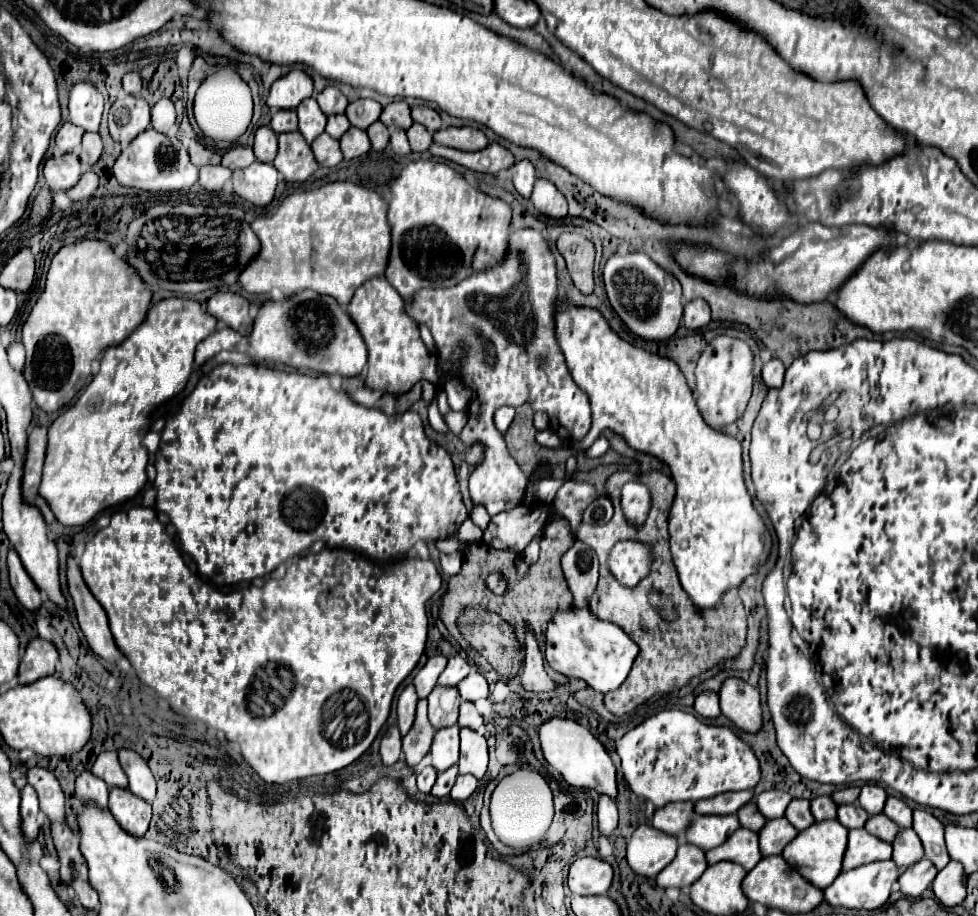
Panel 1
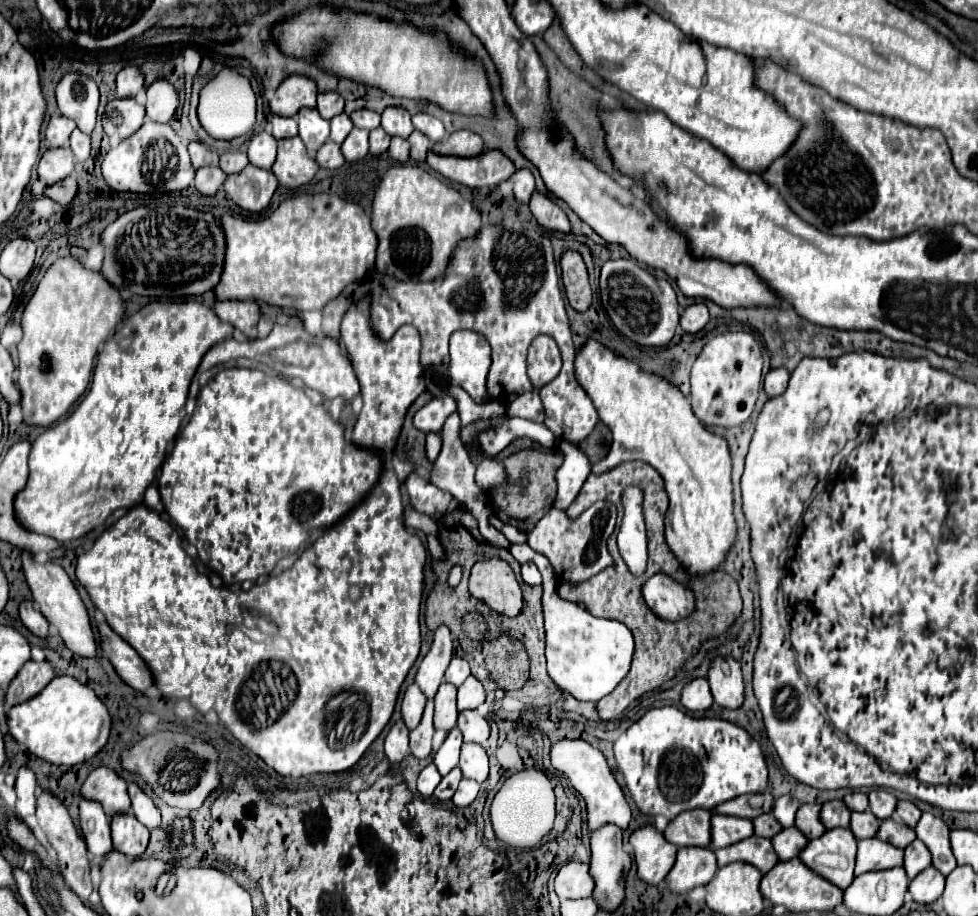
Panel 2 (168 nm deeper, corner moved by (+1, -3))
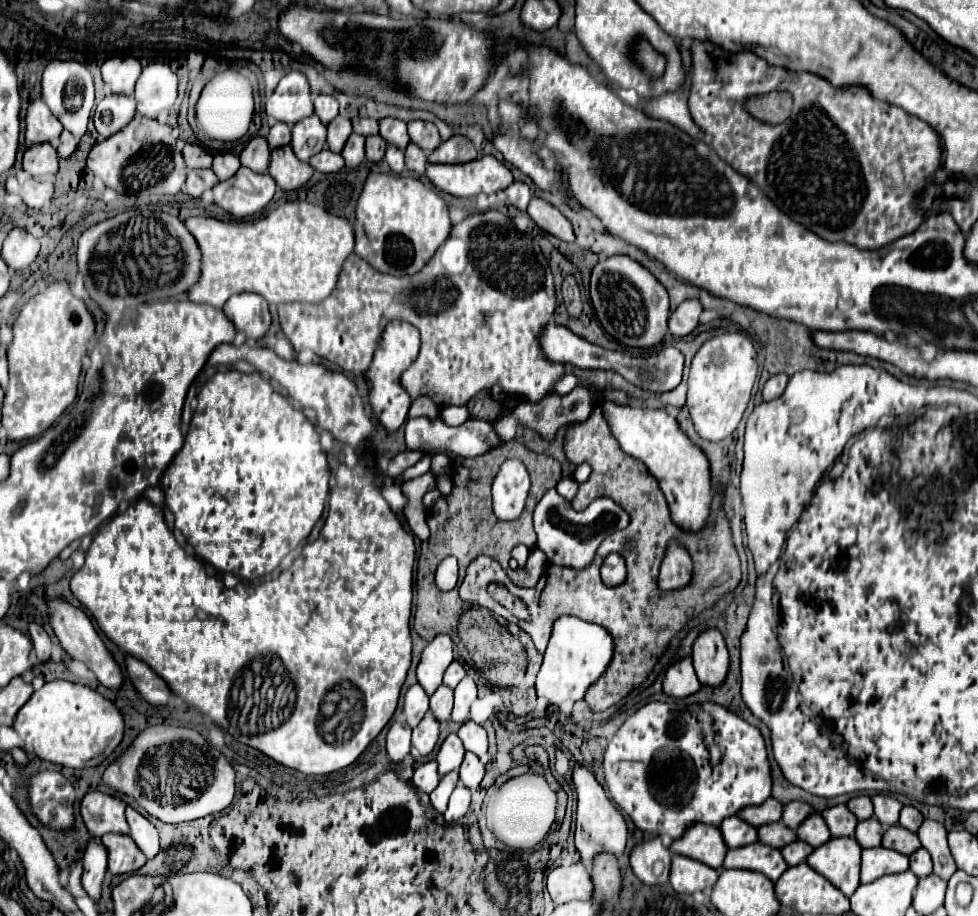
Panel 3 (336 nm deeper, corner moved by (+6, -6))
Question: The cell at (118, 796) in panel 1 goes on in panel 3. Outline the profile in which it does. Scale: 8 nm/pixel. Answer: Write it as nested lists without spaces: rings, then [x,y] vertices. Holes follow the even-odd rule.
[[[105,834],[101,838],[103,844],[109,848],[109,872],[111,874],[125,874],[139,870],[147,858],[137,850],[133,838],[121,834]]]

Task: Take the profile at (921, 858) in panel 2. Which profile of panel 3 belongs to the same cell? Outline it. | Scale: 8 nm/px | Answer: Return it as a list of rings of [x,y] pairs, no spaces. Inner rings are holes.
[[[919,848],[915,850],[911,856],[909,856],[909,870],[917,876],[917,878],[923,878],[923,876],[929,876],[933,872],[933,866],[931,866],[931,856],[925,848]]]

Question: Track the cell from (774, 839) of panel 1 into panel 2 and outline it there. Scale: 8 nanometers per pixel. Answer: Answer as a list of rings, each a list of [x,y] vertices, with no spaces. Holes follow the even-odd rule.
[[[790,827],[774,835],[772,843],[774,843],[774,849],[778,851],[778,857],[782,861],[788,861],[788,859],[798,857],[798,853],[808,845],[808,839],[796,827]]]

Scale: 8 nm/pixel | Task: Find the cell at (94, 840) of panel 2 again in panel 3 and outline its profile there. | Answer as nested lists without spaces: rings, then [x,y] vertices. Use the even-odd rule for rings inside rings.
[[[91,836],[83,856],[83,888],[93,900],[99,900],[101,896],[101,882],[107,872],[107,860],[105,844]]]

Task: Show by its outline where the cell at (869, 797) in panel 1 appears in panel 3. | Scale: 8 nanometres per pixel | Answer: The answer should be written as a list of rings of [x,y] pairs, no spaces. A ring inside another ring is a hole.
[[[877,794],[871,798],[873,808],[875,808],[875,818],[883,824],[883,826],[893,826],[899,820],[899,810],[901,810],[901,802],[887,796],[887,794]]]

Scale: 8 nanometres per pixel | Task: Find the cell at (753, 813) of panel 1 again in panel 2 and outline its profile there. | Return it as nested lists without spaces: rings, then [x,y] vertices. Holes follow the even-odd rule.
[[[766,813],[766,815],[760,815],[758,819],[752,821],[754,823],[754,833],[758,837],[766,837],[766,839],[772,839],[774,835],[778,835],[782,831],[782,825],[774,819],[772,813]]]

